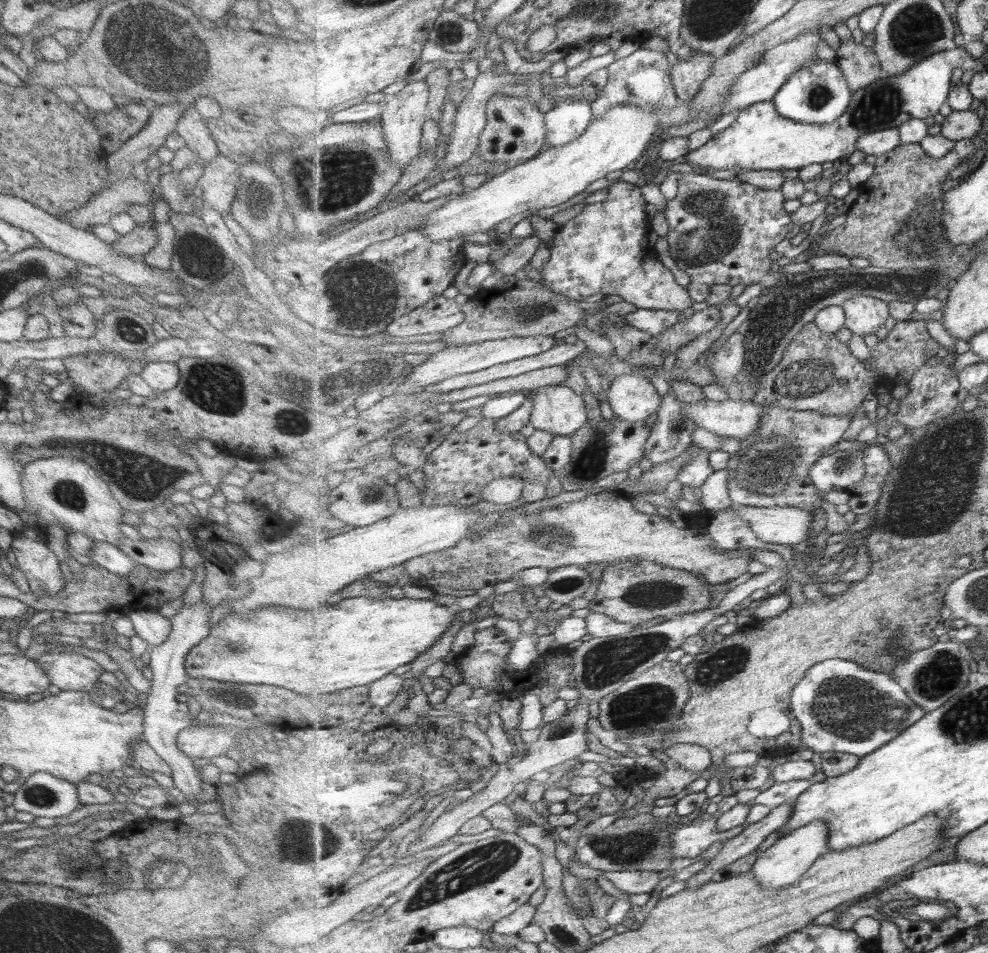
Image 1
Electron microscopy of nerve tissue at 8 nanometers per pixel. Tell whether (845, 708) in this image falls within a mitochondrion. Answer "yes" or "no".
yes

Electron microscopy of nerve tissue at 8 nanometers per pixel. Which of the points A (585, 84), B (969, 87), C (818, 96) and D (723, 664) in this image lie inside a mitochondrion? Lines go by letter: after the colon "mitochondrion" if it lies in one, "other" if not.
A: other
B: other
C: mitochondrion
D: mitochondrion

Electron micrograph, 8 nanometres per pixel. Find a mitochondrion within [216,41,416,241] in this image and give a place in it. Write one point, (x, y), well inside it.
(350, 177)

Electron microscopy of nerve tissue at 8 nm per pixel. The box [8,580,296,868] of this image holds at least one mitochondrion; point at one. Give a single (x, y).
(38, 794)

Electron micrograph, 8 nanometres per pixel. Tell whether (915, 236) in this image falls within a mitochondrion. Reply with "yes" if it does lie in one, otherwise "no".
yes

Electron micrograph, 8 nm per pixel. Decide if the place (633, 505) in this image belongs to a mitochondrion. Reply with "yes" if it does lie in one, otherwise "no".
no

